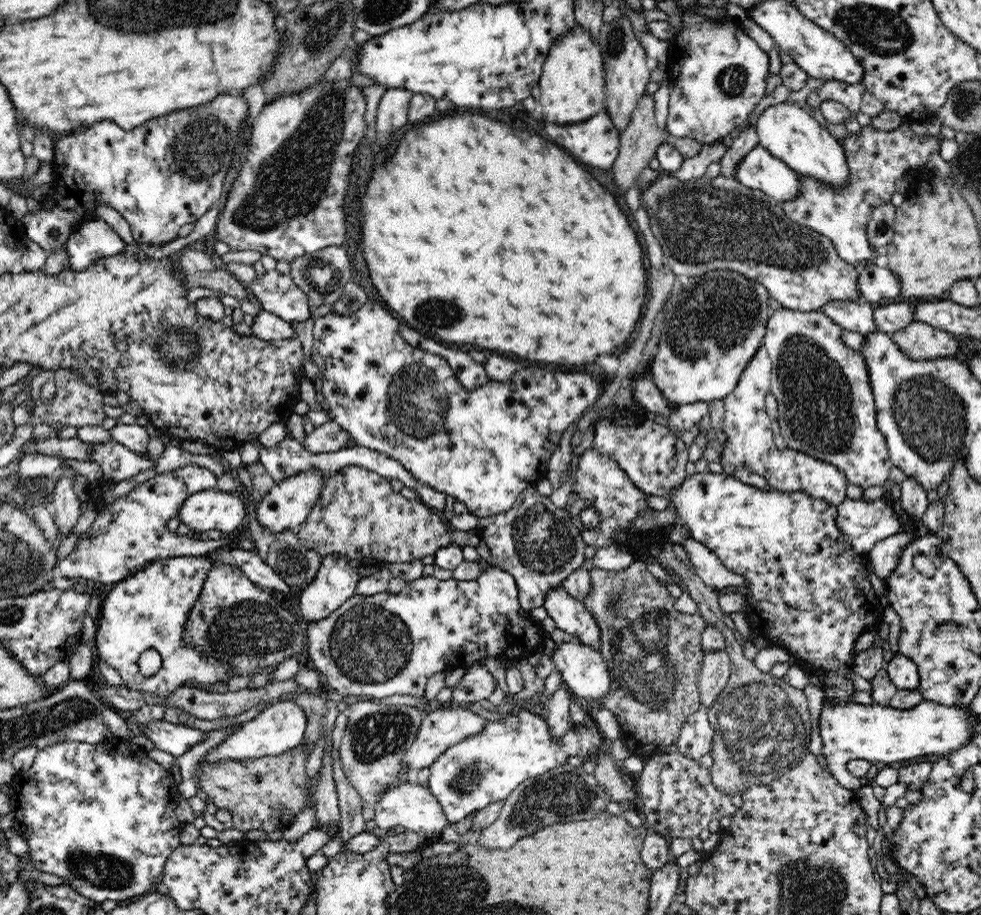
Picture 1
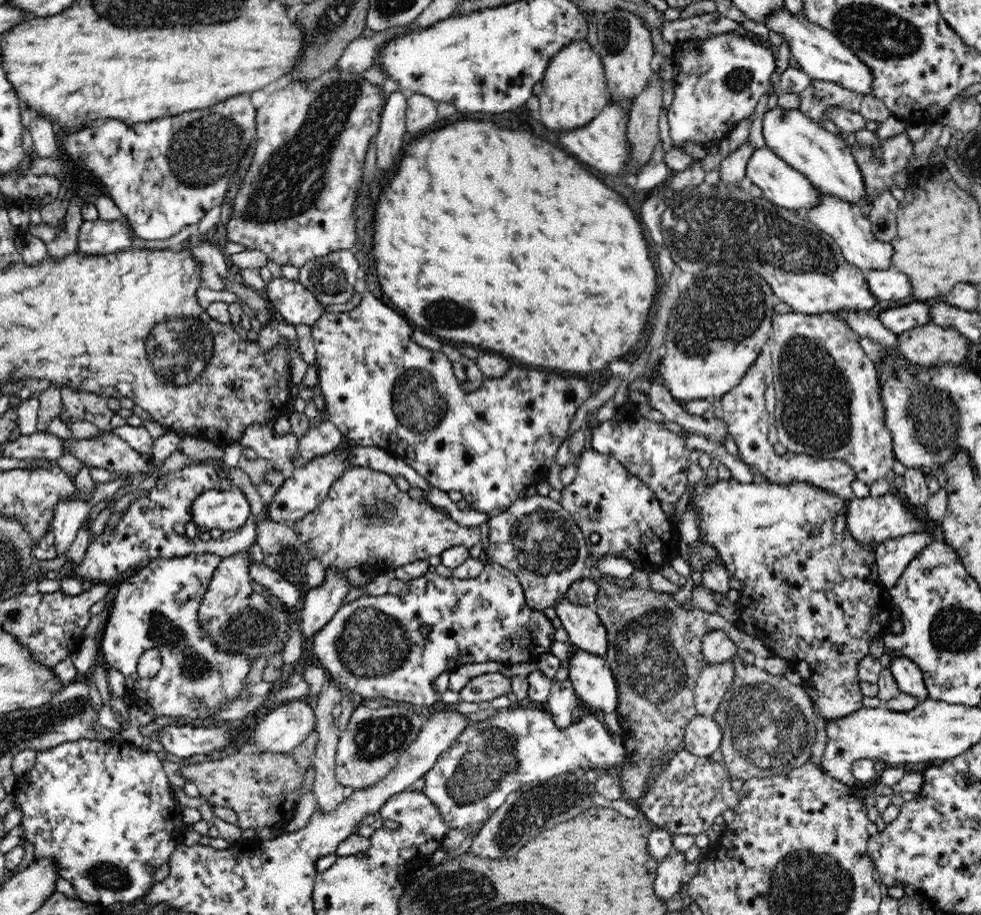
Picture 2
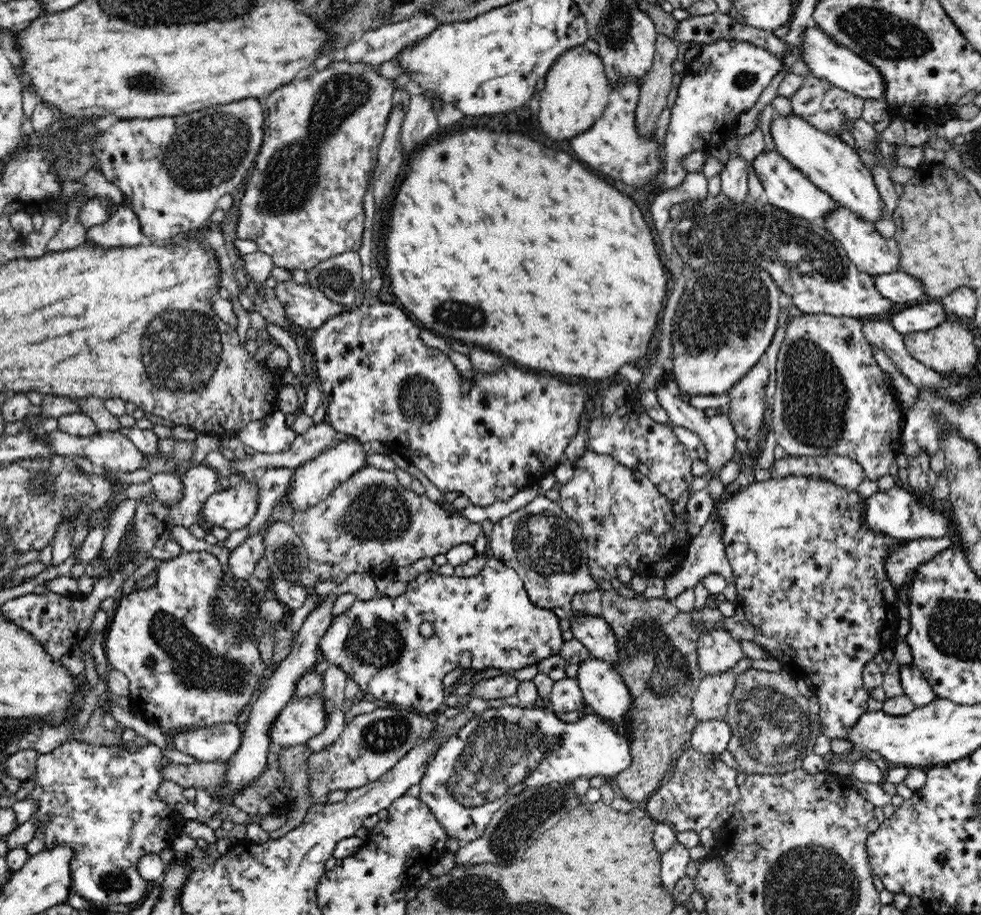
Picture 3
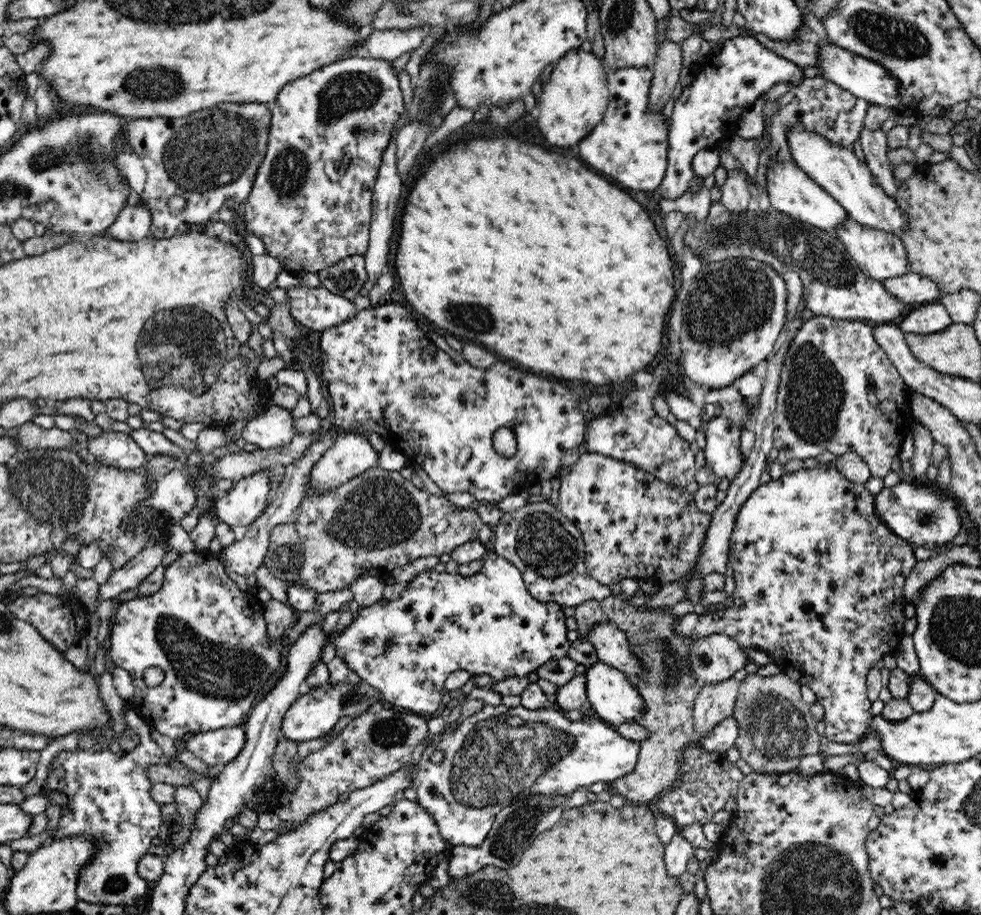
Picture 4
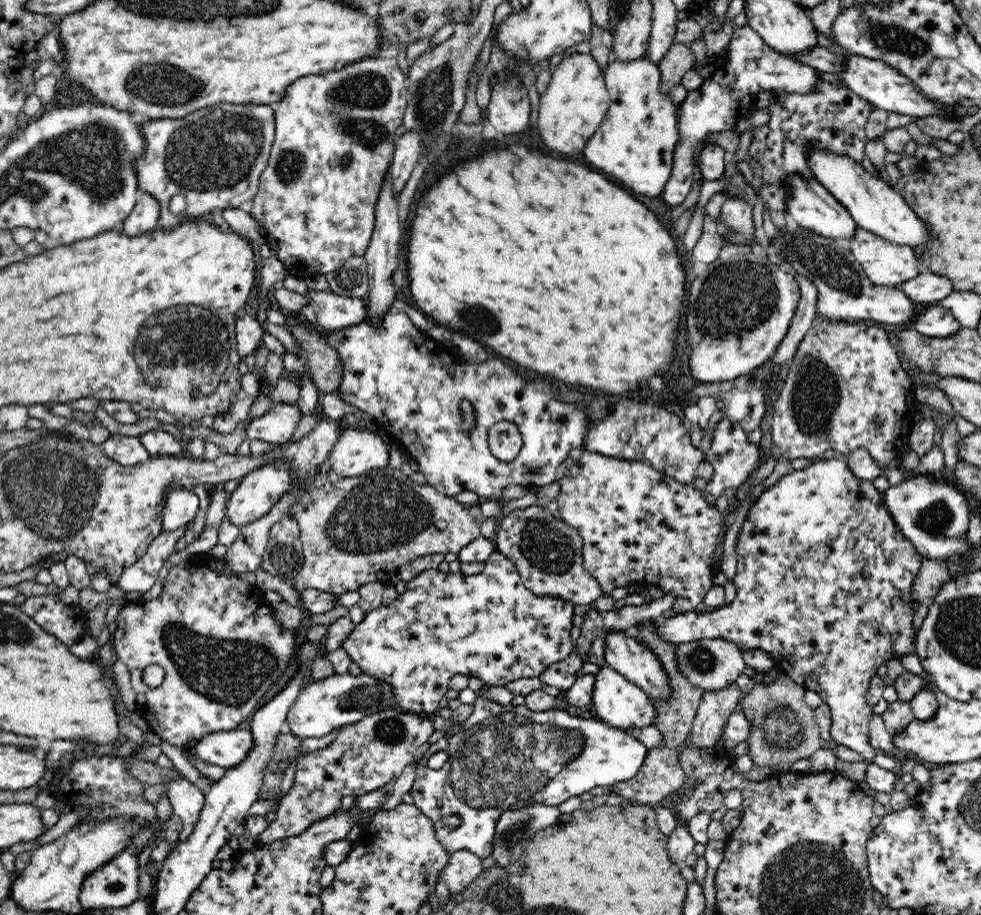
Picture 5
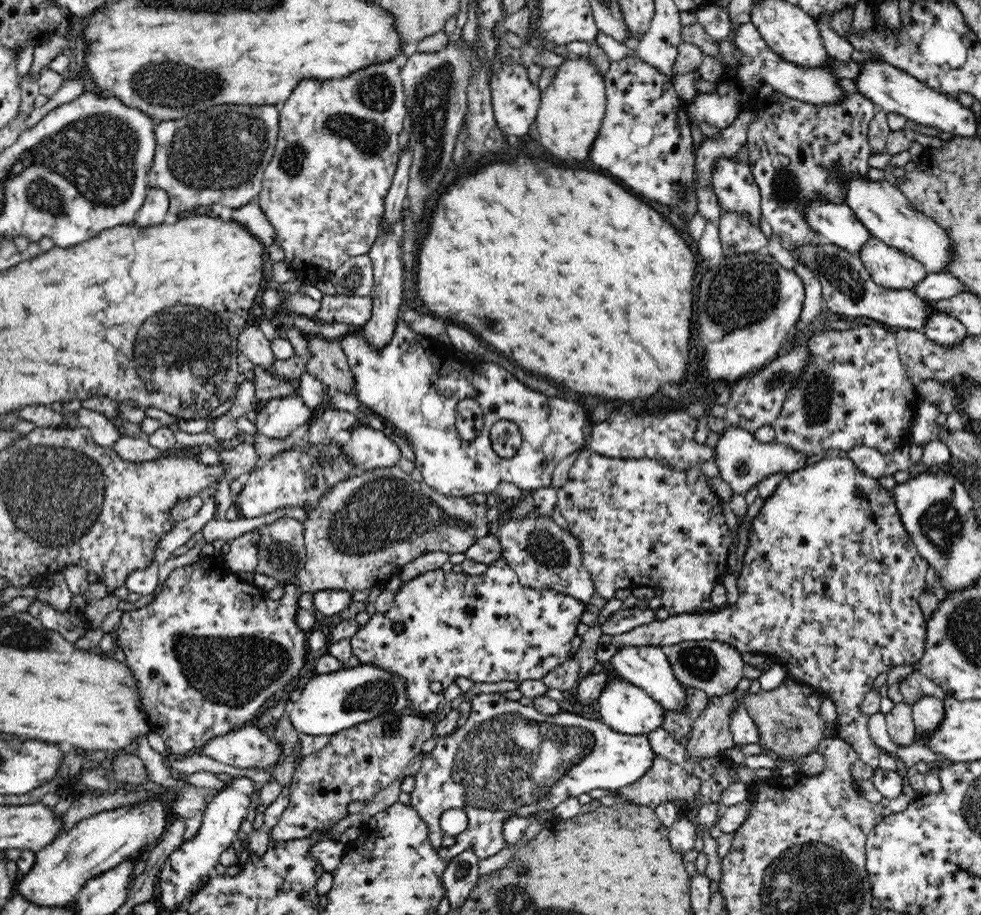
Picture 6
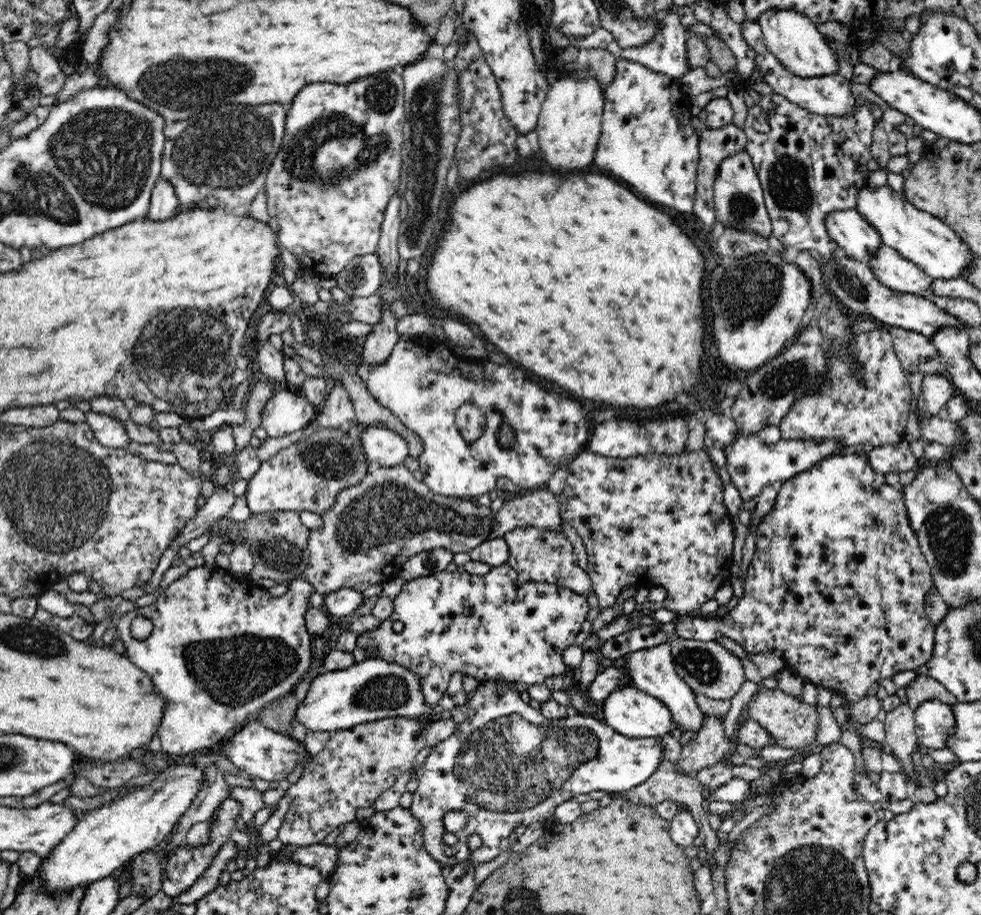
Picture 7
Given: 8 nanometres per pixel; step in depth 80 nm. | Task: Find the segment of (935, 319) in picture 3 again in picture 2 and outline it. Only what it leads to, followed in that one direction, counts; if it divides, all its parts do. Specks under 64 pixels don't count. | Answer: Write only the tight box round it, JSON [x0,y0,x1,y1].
[877,301,931,336]

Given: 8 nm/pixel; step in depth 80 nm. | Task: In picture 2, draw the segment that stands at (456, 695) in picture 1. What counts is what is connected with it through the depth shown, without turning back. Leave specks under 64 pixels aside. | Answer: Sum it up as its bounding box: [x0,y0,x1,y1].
[458,672,510,702]

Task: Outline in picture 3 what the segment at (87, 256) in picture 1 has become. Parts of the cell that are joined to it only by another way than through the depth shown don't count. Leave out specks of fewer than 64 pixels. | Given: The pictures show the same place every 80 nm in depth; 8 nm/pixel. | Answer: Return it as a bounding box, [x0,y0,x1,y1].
[85,205,145,250]

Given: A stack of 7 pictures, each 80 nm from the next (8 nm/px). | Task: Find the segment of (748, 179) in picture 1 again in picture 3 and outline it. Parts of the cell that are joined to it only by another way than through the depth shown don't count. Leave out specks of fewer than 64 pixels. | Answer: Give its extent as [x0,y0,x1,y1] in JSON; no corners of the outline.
[751,150,837,222]

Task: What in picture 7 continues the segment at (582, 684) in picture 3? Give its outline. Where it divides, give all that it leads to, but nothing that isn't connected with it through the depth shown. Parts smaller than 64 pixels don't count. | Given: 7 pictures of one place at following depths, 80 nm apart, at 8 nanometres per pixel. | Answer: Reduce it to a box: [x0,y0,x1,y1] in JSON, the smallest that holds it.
[602,684,673,738]

